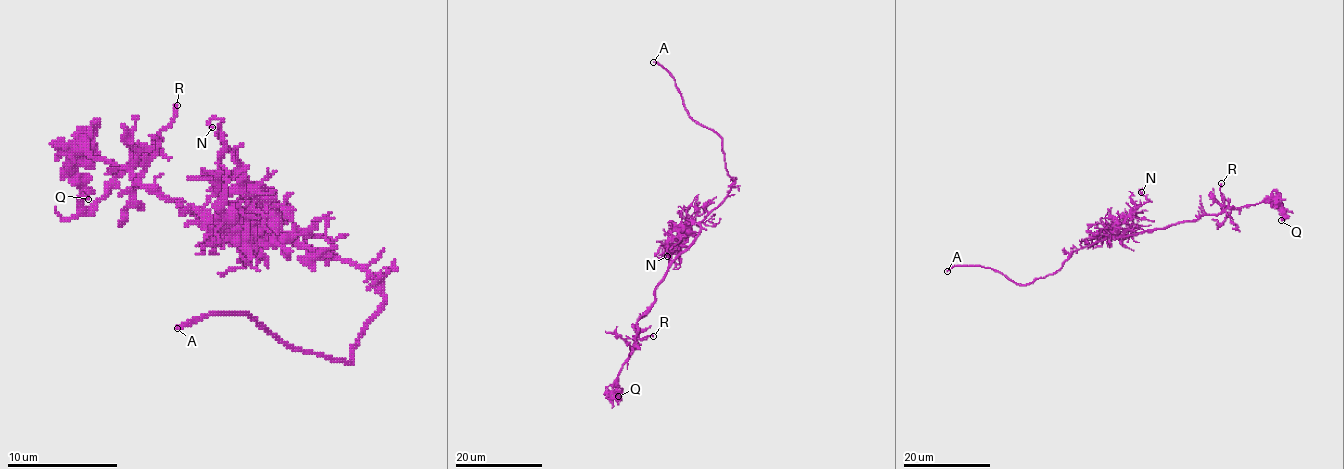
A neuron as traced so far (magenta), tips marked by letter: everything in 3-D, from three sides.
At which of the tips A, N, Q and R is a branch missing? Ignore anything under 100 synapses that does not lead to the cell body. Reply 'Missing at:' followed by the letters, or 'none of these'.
Missing at: A

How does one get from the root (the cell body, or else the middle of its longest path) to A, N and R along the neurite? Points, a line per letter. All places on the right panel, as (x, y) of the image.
A: (1106, 238), (1075, 251), (1057, 270), (1025, 284), (1017, 284), (1000, 271), (984, 266), (953, 266), (947, 271)
N: (1106, 238), (1146, 201), (1140, 191), (1142, 189), (1141, 192)
R: (1106, 238), (1136, 236), (1179, 223), (1194, 221), (1207, 214), (1218, 214), (1223, 204), (1221, 183)

